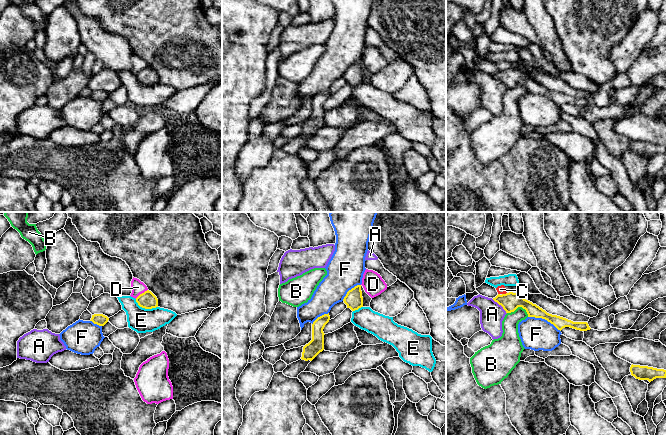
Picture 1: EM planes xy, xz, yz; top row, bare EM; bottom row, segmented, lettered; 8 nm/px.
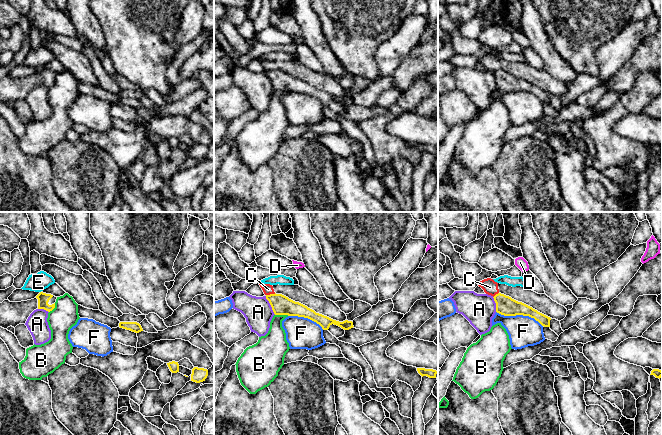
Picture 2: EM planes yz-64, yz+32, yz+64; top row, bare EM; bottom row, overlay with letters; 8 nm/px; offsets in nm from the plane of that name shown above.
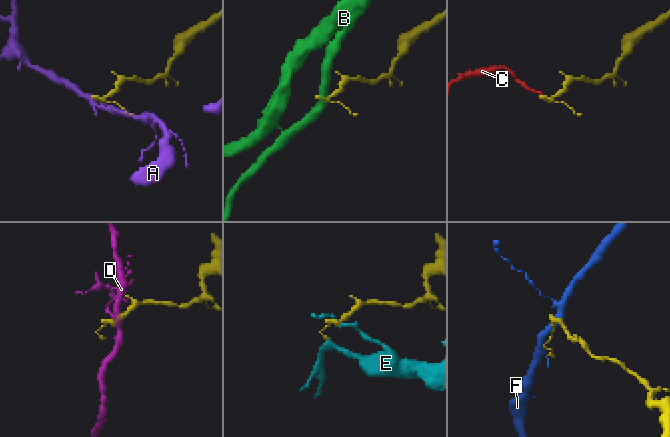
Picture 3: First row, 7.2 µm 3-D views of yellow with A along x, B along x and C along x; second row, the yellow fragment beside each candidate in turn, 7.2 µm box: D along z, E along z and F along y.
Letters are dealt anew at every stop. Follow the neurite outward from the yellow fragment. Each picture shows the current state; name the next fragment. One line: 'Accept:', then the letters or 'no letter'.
Accept: no letter

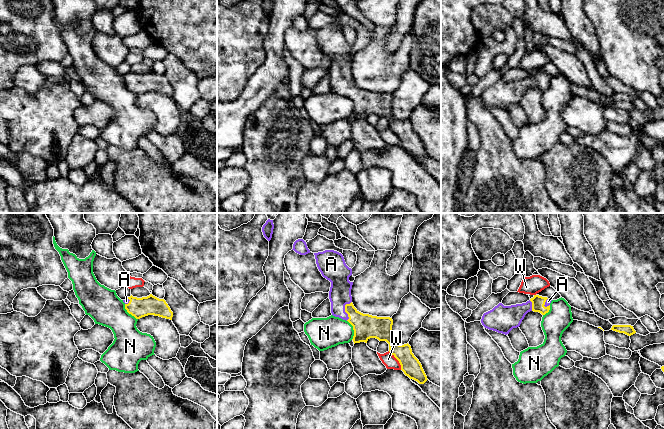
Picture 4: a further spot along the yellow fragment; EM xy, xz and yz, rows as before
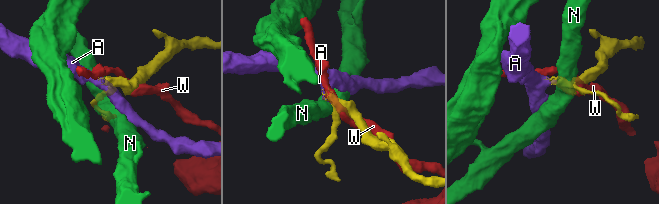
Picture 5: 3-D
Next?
Accept: A

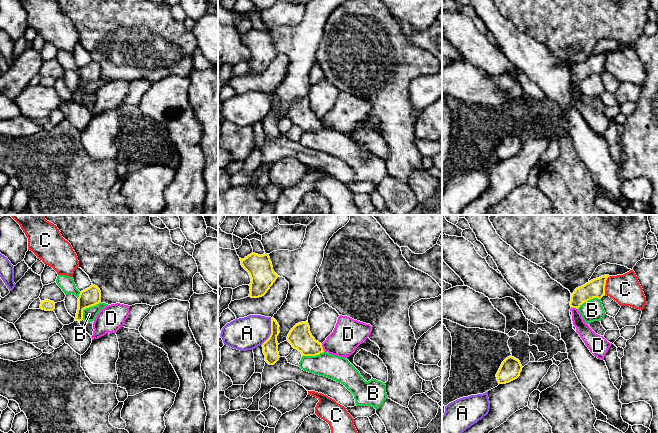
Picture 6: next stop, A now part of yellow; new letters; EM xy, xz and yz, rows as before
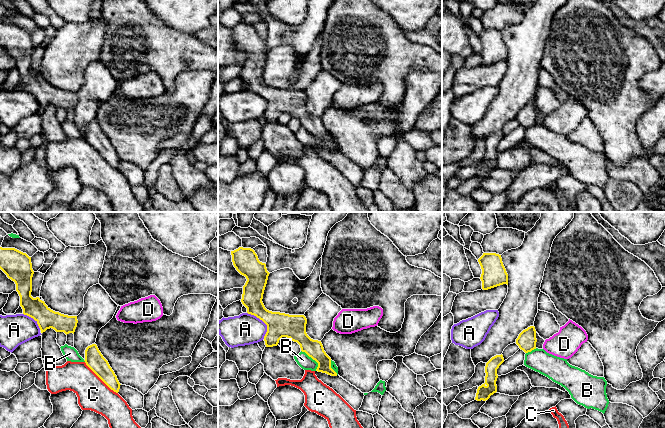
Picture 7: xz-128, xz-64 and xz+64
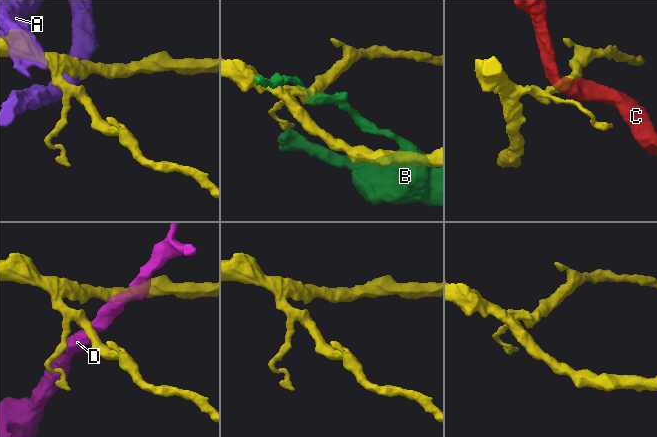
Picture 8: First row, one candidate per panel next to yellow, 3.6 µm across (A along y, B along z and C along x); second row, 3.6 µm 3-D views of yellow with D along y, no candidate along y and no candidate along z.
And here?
Accept: no letter

